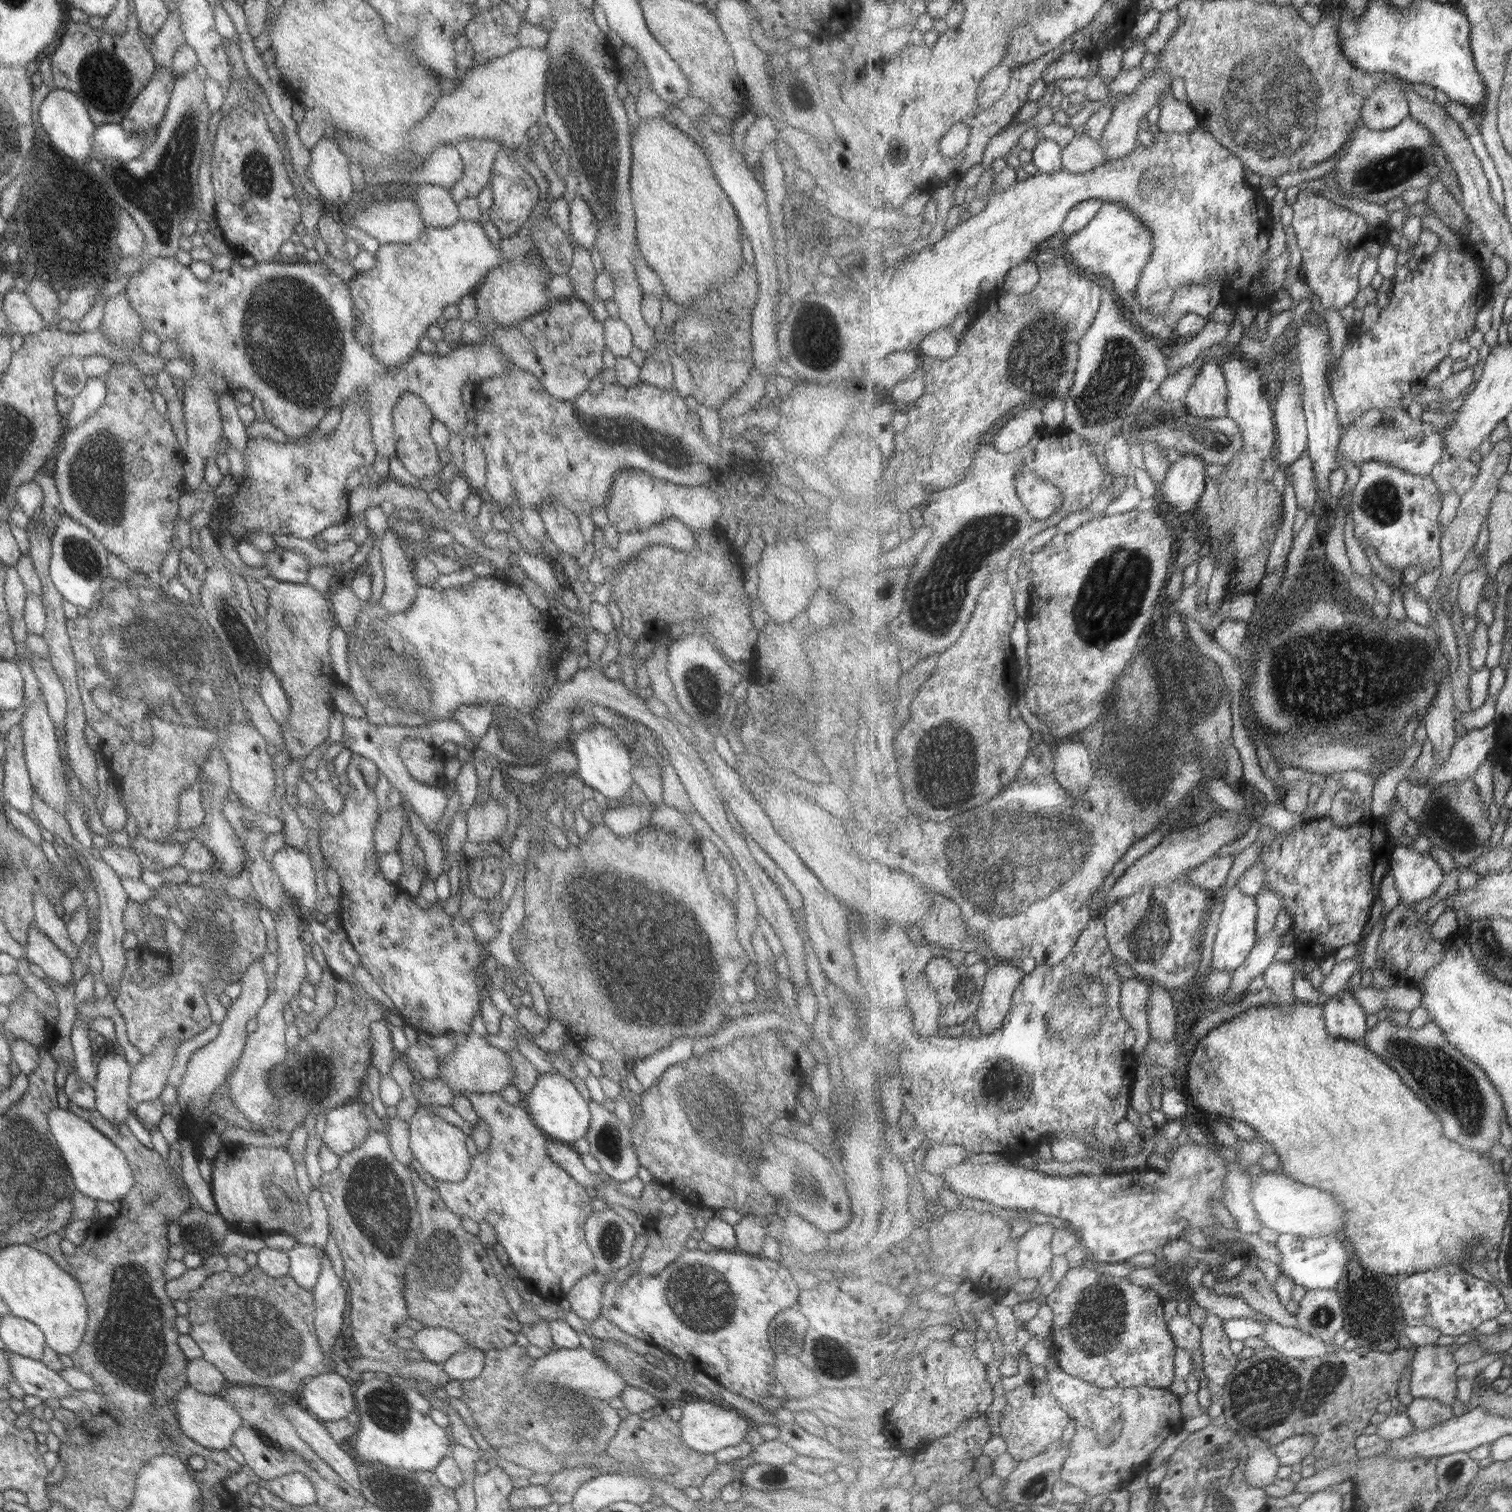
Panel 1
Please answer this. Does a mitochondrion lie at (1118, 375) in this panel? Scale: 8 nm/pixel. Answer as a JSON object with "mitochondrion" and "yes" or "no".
{"mitochondrion":"yes"}

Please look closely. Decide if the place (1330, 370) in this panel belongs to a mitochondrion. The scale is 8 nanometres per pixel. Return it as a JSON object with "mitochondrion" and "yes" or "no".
{"mitochondrion":"no"}

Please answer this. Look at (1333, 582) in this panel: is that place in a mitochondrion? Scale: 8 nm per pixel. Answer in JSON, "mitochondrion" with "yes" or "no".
{"mitochondrion":"no"}

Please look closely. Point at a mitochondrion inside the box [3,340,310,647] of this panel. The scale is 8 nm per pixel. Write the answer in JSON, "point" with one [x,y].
{"point":[93,475]}

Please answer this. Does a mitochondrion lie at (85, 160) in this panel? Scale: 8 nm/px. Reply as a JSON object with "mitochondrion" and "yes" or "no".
{"mitochondrion":"no"}

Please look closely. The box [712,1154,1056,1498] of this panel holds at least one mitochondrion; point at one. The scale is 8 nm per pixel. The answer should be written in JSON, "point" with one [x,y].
{"point":[837,1359]}

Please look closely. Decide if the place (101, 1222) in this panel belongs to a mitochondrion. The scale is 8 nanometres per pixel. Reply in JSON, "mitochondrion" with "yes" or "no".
{"mitochondrion":"no"}

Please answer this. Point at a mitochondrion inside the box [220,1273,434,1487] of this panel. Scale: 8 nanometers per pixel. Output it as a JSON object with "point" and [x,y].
{"point":[386,1411]}

